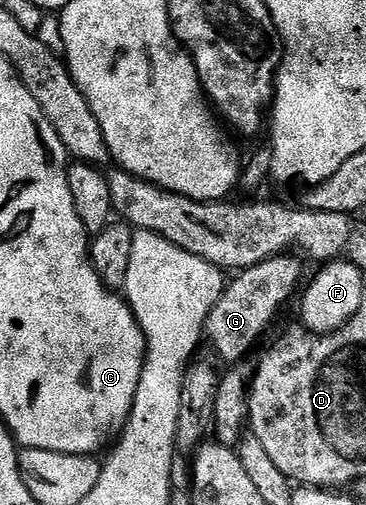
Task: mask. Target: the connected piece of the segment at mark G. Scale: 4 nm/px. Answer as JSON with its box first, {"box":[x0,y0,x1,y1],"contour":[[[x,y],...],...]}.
{"box":[204,256,302,363],"contour":[[[297,256],[273,257],[251,269],[243,269],[234,282],[222,290],[222,298],[212,307],[204,326],[204,337],[214,348],[213,356],[219,362],[238,363],[250,353],[250,348],[258,341],[258,336],[273,323],[282,309],[282,304],[299,292],[302,281],[302,265]]]}

